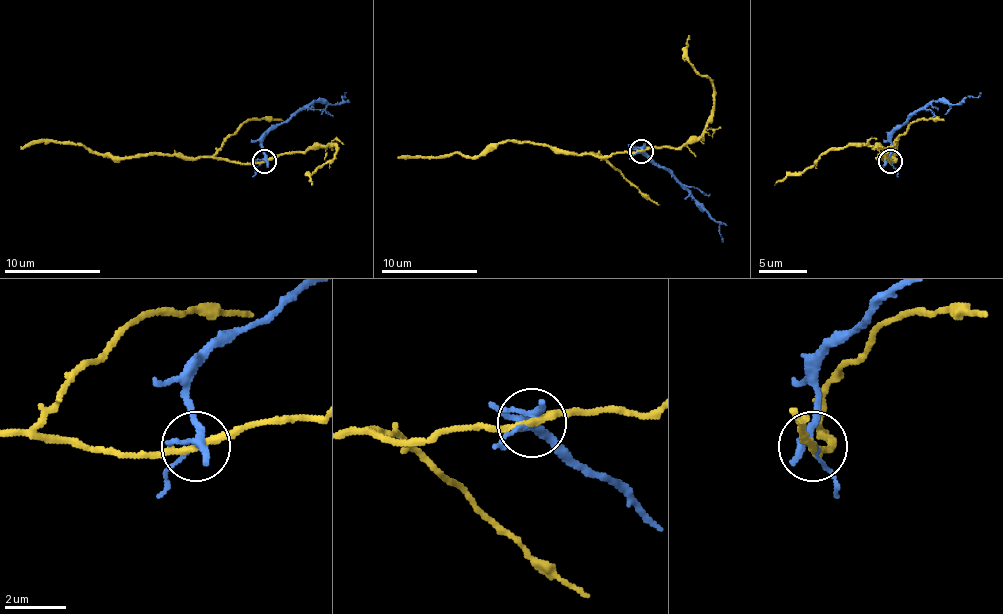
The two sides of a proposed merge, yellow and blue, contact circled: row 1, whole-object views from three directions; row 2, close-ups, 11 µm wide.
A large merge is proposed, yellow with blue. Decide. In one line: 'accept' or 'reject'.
reject

